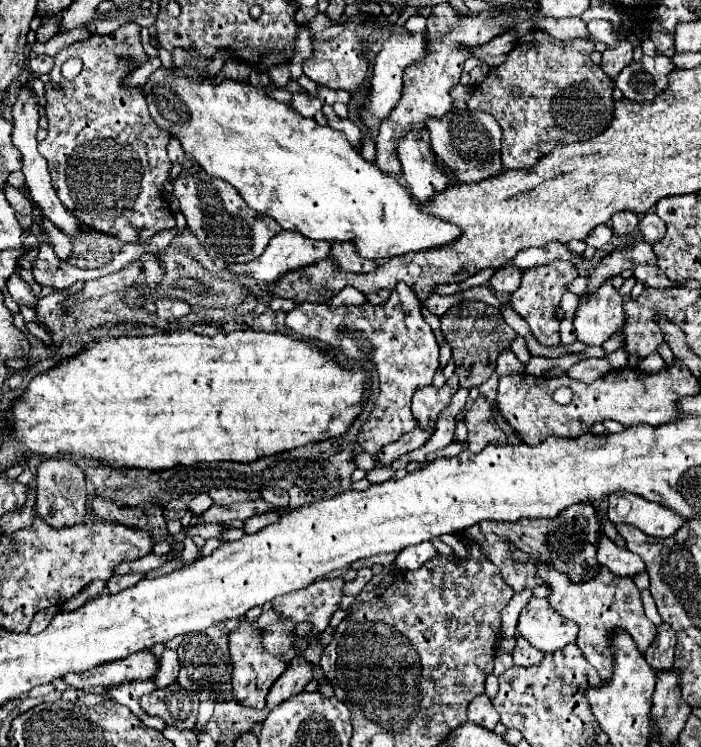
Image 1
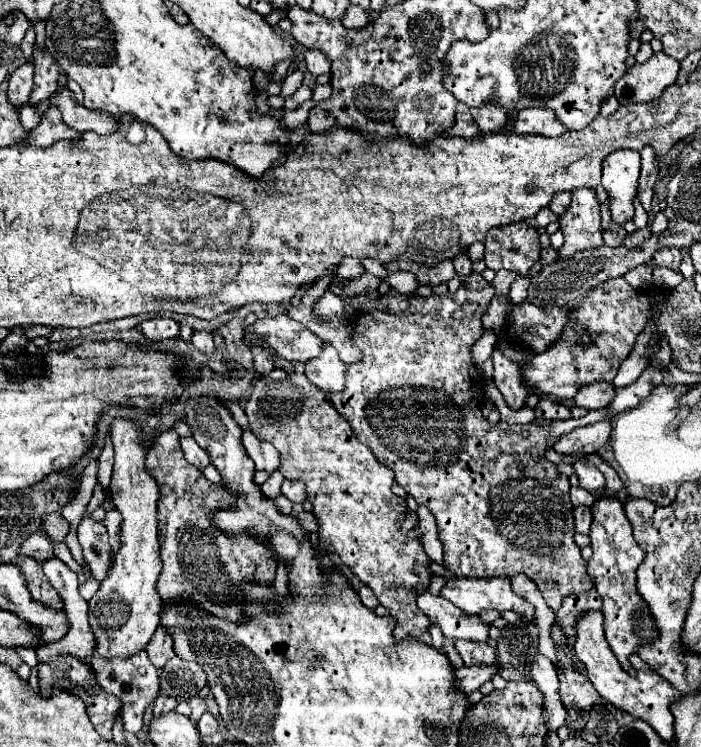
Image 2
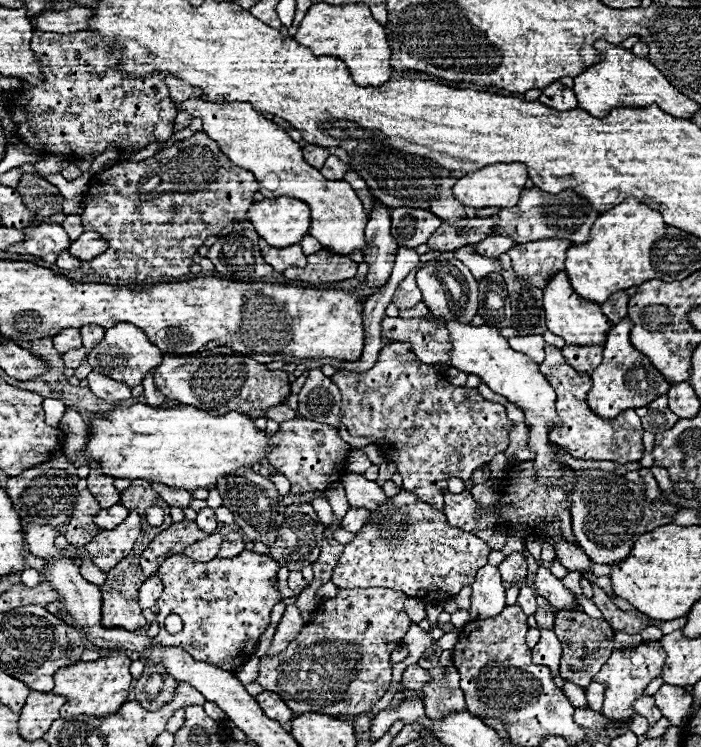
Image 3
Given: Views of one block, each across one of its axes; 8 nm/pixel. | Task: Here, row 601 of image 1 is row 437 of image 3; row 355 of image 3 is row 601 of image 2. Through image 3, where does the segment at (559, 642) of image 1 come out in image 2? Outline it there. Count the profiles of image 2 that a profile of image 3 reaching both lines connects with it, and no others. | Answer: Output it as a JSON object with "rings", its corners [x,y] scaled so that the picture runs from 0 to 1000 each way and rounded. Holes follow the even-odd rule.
{"rings":[[[639,774],[631,793],[636,803],[668,822],[688,817],[733,817],[748,830],[759,830],[762,814],[736,798],[725,774]]]}

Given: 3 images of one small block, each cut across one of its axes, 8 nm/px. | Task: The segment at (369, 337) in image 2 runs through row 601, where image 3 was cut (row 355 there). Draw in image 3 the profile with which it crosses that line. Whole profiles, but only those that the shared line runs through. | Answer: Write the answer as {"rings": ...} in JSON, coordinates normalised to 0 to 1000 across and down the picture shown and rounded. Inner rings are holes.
{"rings":[[[776,463],[779,479],[767,490],[770,498],[785,509],[787,519],[793,522],[793,554],[799,560],[799,570],[790,570],[782,581],[785,592],[807,600],[819,613],[830,616],[873,616],[882,621],[910,618],[919,608],[916,597],[916,568],[904,549],[890,549],[884,557],[864,562],[847,554],[836,541],[836,525],[842,519],[842,506],[830,498],[822,498],[816,490],[805,485],[799,466]]]}

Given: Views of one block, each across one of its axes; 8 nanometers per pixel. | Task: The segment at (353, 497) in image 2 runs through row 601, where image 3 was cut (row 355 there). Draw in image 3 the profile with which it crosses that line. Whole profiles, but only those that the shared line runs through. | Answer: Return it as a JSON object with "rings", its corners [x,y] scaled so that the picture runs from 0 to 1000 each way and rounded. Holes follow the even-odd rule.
{"rings":[[[559,458],[539,474],[534,493],[522,498],[482,495],[474,503],[488,527],[488,565],[502,584],[528,584],[546,604],[553,602],[556,617],[565,618],[568,632],[576,640],[576,653],[596,661],[599,669],[613,672],[631,683],[631,672],[616,672],[636,656],[636,640],[650,637],[665,645],[665,656],[673,653],[673,632],[696,621],[710,605],[722,605],[728,594],[728,576],[733,565],[722,560],[719,544],[690,535],[679,519],[648,517],[628,503],[616,490],[599,485],[582,461]]]}

